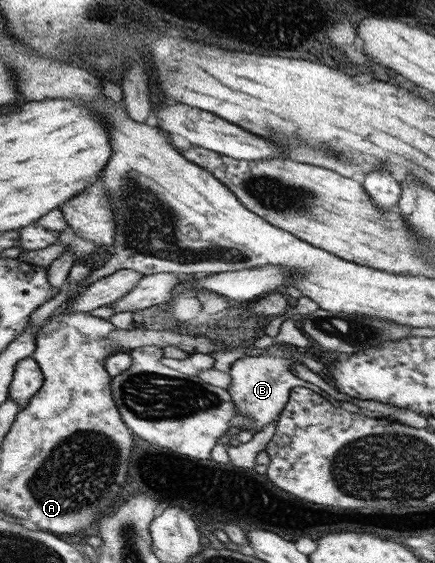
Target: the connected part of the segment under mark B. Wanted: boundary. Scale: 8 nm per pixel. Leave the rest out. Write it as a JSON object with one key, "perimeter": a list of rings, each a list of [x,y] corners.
{"perimeter":[[[284,342],[272,344],[260,356],[243,356],[230,365],[228,373],[231,383],[226,387],[226,390],[234,403],[234,410],[236,410],[234,416],[248,418],[253,426],[250,430],[253,434],[265,424],[277,420],[288,400],[291,388],[308,385],[306,381],[298,379],[290,371],[292,362],[298,362],[294,356],[290,355],[290,349],[293,348]]]}

